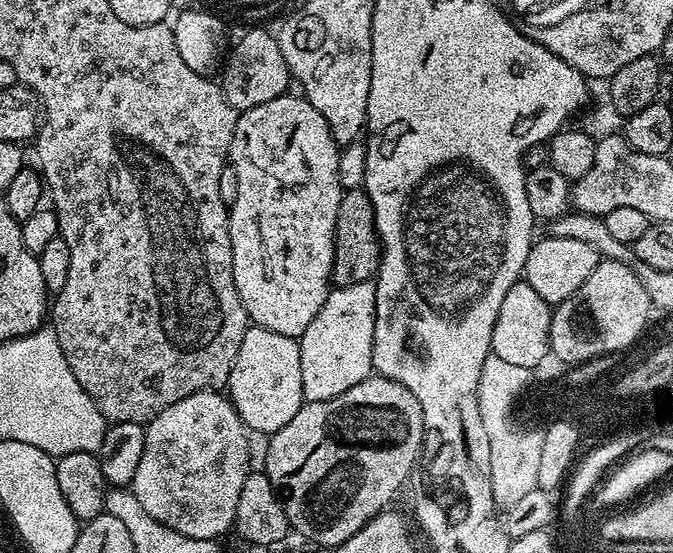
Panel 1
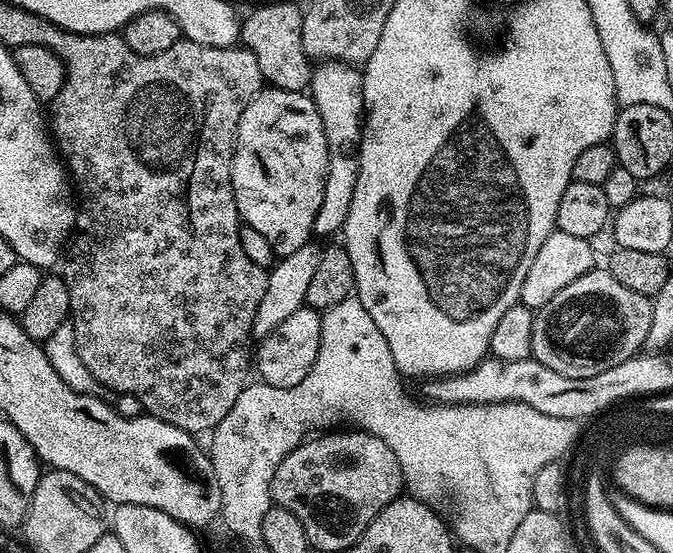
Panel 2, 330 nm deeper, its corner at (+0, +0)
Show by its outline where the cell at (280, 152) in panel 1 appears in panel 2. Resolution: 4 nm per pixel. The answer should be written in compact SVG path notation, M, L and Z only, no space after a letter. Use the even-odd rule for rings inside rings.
M265 86L246 106L236 131L236 148L232 152L232 189L241 221L258 230L276 251L277 257L294 254L294 250L313 239L314 218L322 206L322 190L326 186L328 147L311 95Z

